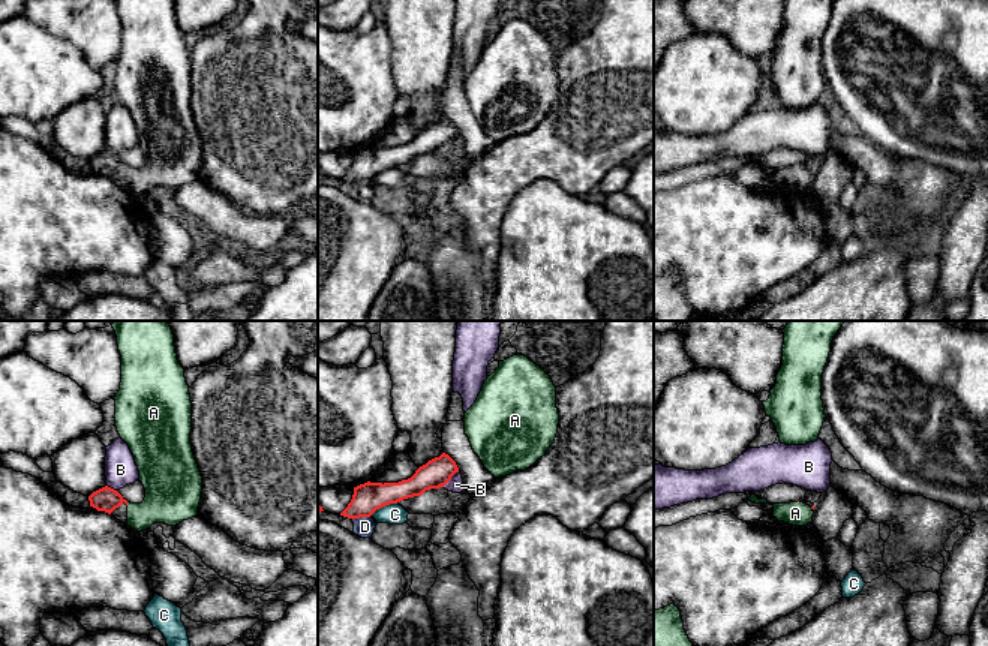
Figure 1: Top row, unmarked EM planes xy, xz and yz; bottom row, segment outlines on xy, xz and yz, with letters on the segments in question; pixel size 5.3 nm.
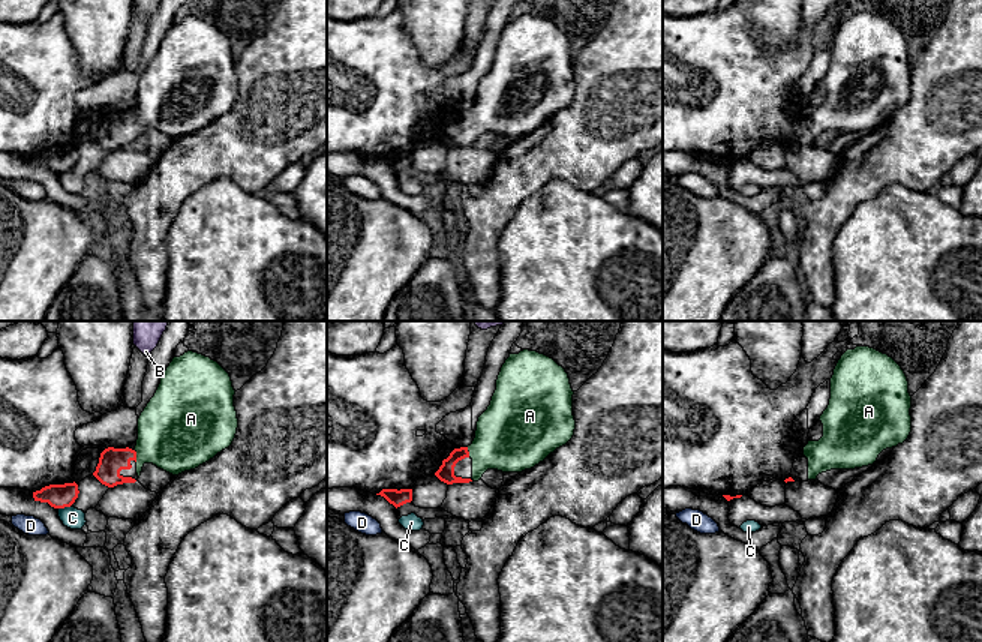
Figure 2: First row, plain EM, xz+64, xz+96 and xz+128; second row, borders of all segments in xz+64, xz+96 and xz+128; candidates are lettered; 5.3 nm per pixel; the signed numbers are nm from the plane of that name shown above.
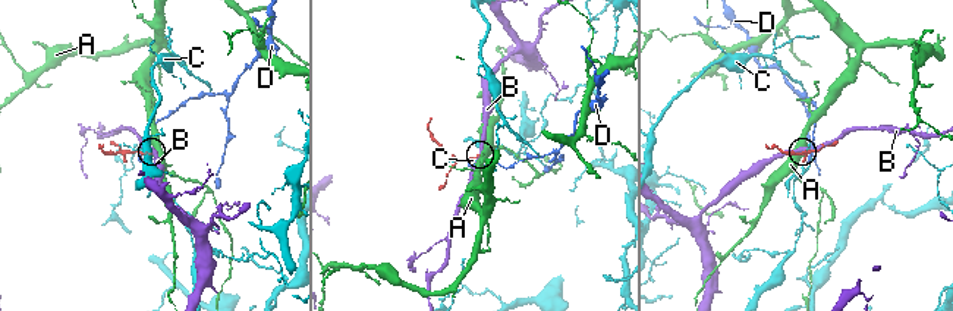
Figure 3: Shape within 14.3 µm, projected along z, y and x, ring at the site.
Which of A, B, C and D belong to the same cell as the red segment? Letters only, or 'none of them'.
A

